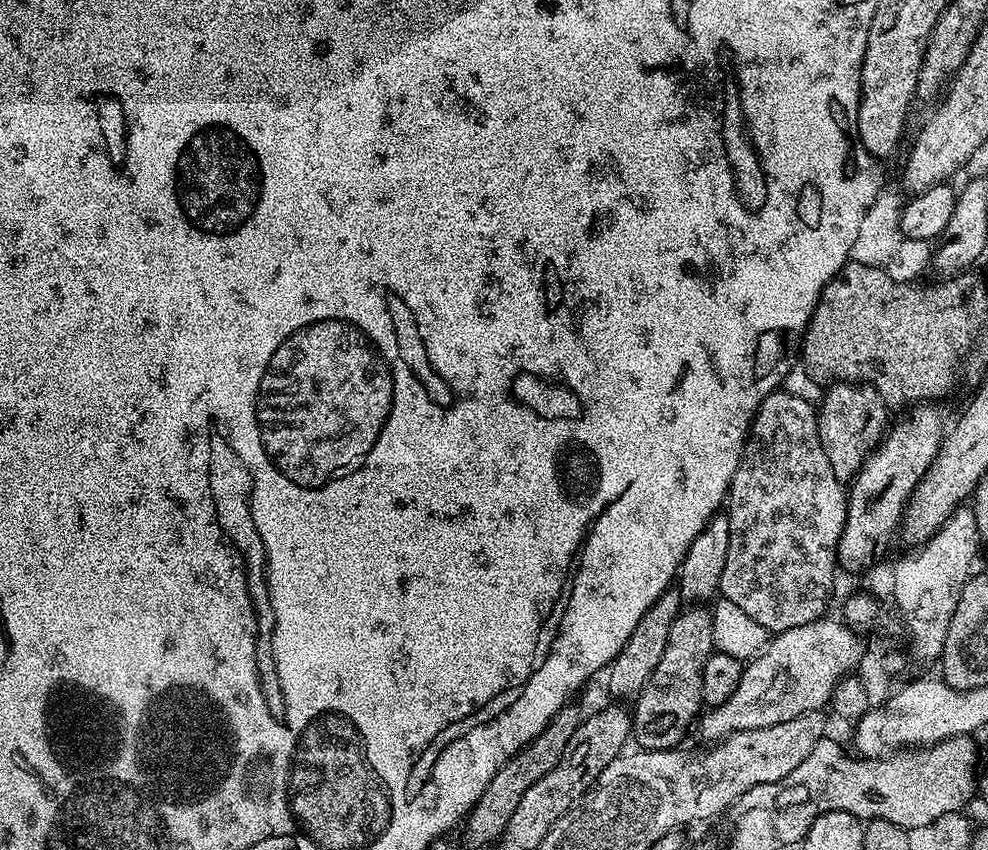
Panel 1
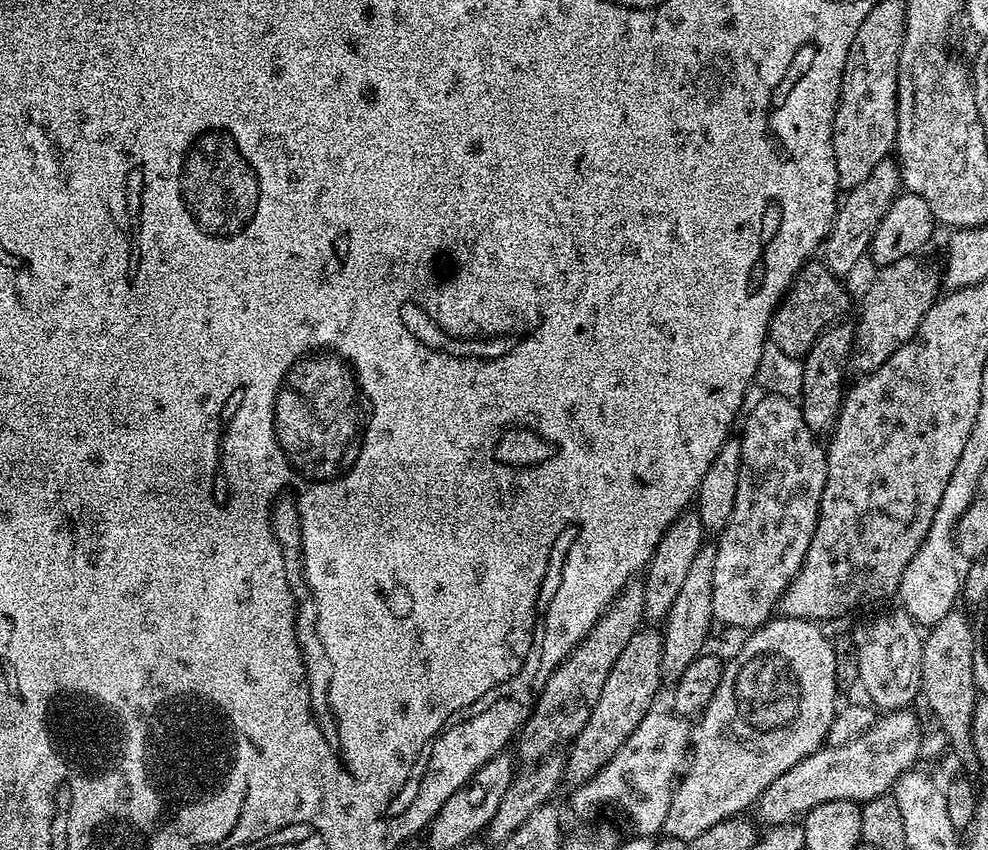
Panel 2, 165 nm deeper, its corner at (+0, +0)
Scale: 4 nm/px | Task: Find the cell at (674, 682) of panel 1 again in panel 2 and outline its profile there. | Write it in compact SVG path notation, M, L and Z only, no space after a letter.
M705 542L694 554L694 559L689 567L686 578L678 590L678 598L674 598L674 606L670 606L667 616L662 621L662 660L660 662L660 674L665 681L674 682L705 651L704 643L708 635L714 629L712 618L712 603L714 602L714 558L716 557L716 545Z

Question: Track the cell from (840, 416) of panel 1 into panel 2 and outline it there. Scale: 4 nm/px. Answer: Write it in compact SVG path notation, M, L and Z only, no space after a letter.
M837 322L829 326L825 332L810 346L810 350L802 357L804 373L802 374L802 390L798 400L802 410L802 418L806 418L806 426L817 434L831 433L840 417L840 406L844 403L846 383L844 379L850 373L850 361L856 342L856 329L851 323Z

